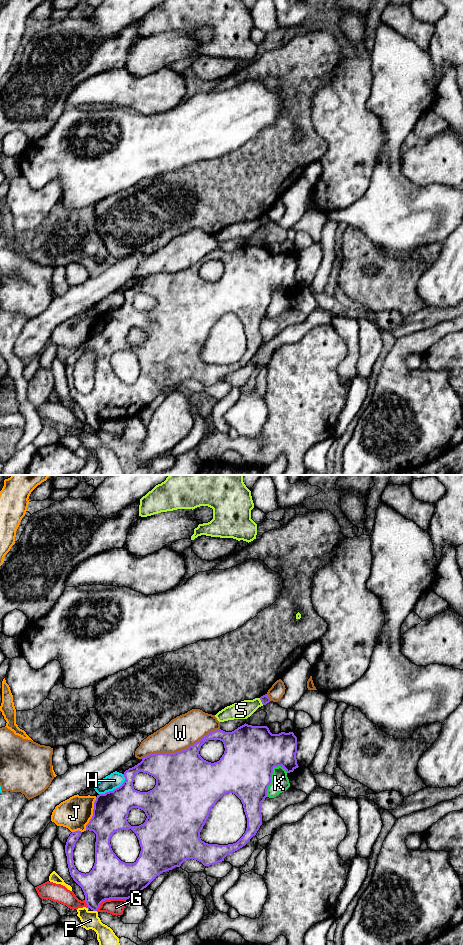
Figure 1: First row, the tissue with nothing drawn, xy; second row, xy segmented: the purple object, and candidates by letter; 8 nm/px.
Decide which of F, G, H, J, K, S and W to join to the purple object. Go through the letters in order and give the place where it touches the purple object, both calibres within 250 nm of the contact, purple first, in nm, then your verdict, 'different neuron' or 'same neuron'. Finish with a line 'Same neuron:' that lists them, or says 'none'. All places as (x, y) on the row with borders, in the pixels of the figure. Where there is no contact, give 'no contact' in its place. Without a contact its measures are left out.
F: meets purple in xy at (95, 910); 300 nm thick on the purple side, 140 nm on the other; different neuron
G: meets purple in xy at (110, 898); 340 nm thick on the purple side, 130 nm on the other; different neuron
H: meets purple in xy at (114, 789); 280 nm thick on the purple side, 120 nm on the other; different neuron
J: meets purple in xy at (93, 813); 280 nm thick on the purple side, 260 nm on the other; different neuron
K: meets purple in xy at (271, 777); 440 nm thick on the purple side, 140 nm on the other; different neuron
S: meets purple in xy at (261, 701); 70 nm thick on the purple side, 140 nm on the other; different neuron
W: meets purple in xy at (181, 750); 460 nm thick on the purple side, 260 nm on the other; different neuron
Same neuron: none

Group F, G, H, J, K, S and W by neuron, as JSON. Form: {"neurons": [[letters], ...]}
{"neurons": [["F"], ["G"], ["H"], ["J"], ["K"], ["S"], ["W"]]}

